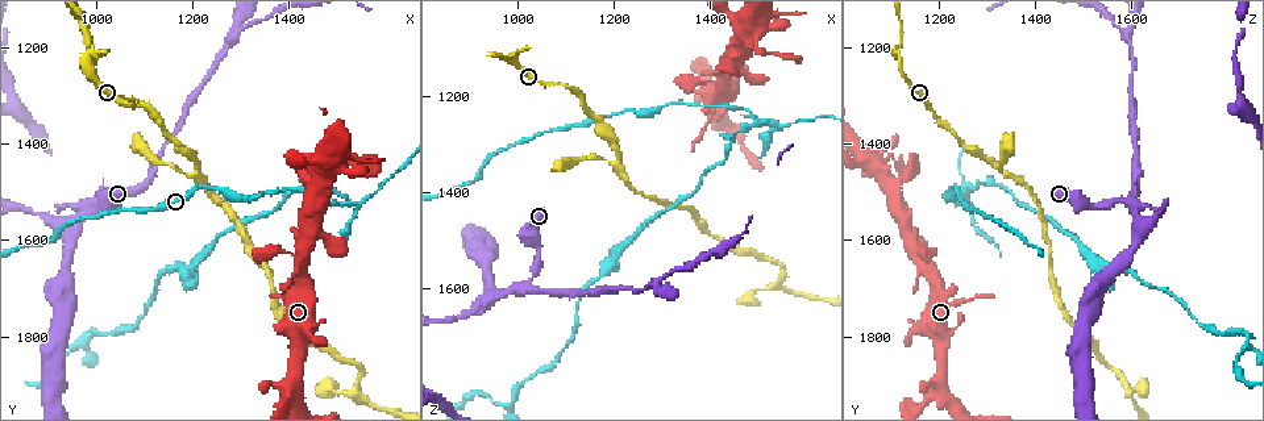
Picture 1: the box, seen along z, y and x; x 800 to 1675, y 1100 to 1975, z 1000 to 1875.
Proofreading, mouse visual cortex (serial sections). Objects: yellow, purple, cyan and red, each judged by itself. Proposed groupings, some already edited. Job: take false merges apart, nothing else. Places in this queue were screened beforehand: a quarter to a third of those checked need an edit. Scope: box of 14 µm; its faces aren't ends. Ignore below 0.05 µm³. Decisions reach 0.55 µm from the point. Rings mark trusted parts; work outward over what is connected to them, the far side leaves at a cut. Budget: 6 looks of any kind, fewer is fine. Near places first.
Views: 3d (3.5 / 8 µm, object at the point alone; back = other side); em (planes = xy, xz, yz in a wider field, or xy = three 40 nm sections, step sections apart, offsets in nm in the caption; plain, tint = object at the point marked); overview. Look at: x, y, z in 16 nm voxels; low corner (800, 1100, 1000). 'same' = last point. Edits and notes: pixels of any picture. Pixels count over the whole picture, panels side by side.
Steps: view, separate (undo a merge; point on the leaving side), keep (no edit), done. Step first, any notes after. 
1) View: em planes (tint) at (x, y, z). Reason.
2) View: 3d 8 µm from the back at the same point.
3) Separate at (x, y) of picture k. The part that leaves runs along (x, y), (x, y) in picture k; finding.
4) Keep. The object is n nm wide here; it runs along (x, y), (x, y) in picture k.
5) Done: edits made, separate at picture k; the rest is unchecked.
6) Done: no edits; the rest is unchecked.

View: 3d 3.5 µm at (1205, 1465, 1345). Two arms in line, one across.

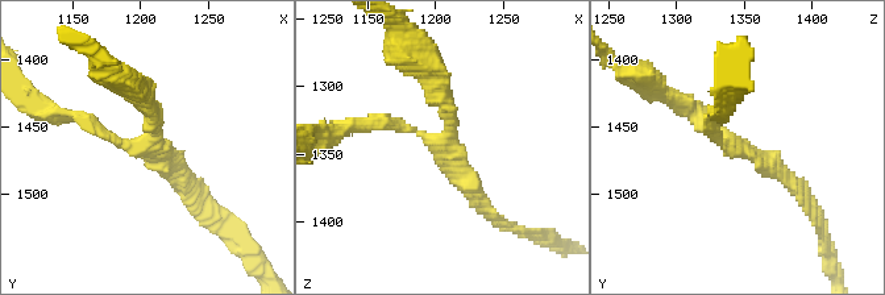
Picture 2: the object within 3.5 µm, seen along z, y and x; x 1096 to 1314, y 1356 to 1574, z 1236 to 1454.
View: em xy step 1 (tint) at (1210, 1460, 1340). 3 arms meet here; the arms are 150, 200, 250 nm wide; now the EM.

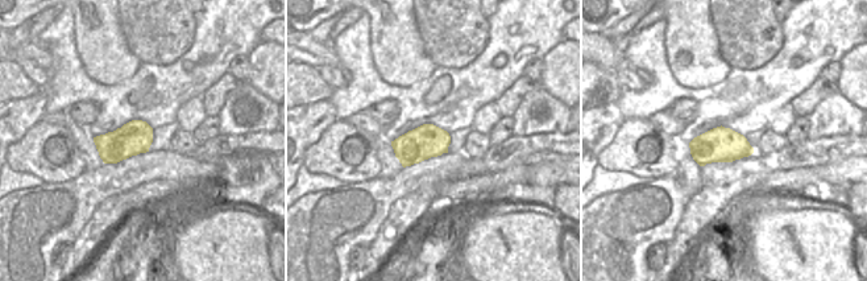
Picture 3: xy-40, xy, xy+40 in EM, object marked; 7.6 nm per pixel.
Keep. It runs along (664, 94), (780, 166), (796, 187) in picture 2; one cell here.

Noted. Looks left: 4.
View: 3d 3.5 µm at (1020, 1520, 1580). Arms part here.

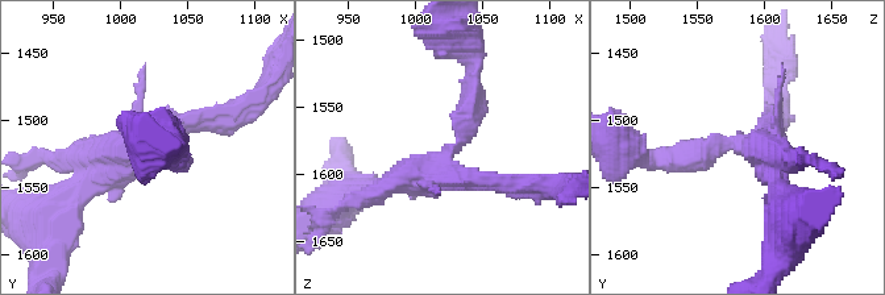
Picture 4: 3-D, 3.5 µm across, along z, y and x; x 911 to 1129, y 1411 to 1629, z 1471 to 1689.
View: em xy step 3 (tint) at (1024, 1516, 1586).

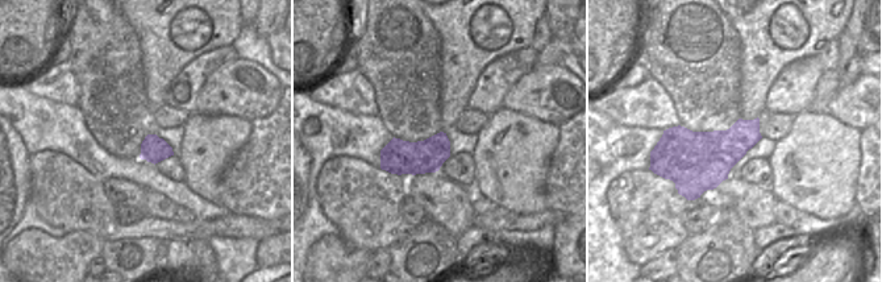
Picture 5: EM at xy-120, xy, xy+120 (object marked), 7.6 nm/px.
Keep. The object is 260 nm wide here; it runs along (472, 78), (462, 142), (378, 186) in picture 4; all the same cell.

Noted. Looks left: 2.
View: 3d 8 µm from the back at (905, 1555, 1645). Thick turns thin.

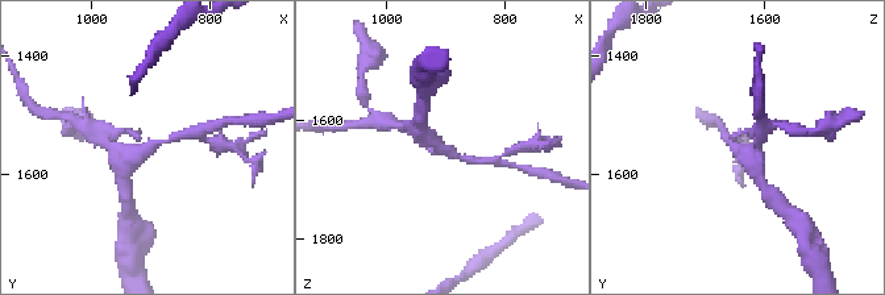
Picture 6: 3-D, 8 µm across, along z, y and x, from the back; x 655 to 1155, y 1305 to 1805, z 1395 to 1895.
View: em xy step 2 (tint) at (905, 1560, 1650). The arms are 200, 400 nm wide.

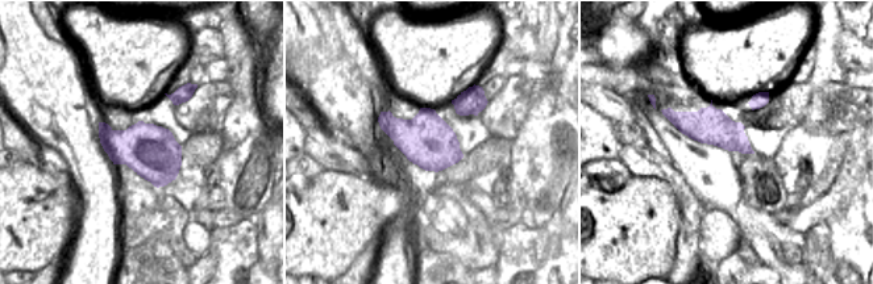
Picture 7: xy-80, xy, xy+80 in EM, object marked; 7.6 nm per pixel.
Keep. It runs along (411, 127), (453, 156), (473, 161) in picture 6; continuous, no second cell.

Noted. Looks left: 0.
Done: no edits; the rest is unchecked.

